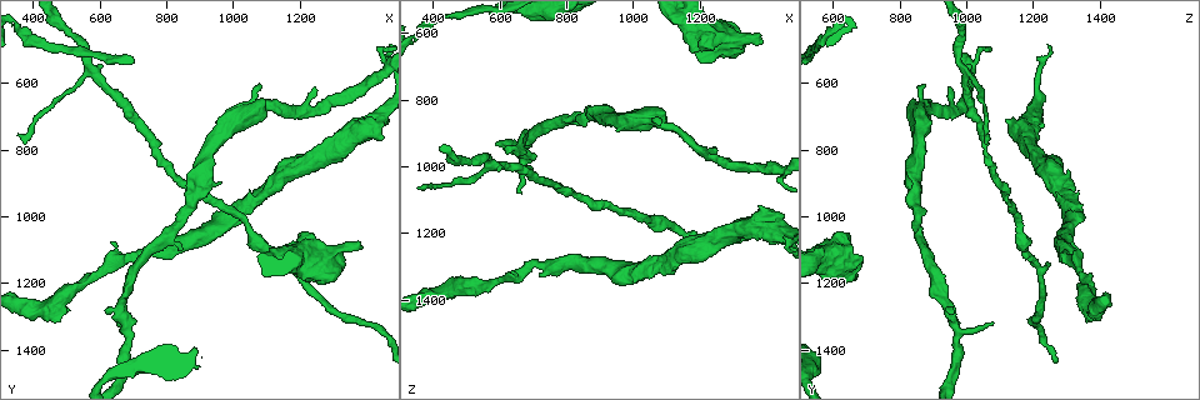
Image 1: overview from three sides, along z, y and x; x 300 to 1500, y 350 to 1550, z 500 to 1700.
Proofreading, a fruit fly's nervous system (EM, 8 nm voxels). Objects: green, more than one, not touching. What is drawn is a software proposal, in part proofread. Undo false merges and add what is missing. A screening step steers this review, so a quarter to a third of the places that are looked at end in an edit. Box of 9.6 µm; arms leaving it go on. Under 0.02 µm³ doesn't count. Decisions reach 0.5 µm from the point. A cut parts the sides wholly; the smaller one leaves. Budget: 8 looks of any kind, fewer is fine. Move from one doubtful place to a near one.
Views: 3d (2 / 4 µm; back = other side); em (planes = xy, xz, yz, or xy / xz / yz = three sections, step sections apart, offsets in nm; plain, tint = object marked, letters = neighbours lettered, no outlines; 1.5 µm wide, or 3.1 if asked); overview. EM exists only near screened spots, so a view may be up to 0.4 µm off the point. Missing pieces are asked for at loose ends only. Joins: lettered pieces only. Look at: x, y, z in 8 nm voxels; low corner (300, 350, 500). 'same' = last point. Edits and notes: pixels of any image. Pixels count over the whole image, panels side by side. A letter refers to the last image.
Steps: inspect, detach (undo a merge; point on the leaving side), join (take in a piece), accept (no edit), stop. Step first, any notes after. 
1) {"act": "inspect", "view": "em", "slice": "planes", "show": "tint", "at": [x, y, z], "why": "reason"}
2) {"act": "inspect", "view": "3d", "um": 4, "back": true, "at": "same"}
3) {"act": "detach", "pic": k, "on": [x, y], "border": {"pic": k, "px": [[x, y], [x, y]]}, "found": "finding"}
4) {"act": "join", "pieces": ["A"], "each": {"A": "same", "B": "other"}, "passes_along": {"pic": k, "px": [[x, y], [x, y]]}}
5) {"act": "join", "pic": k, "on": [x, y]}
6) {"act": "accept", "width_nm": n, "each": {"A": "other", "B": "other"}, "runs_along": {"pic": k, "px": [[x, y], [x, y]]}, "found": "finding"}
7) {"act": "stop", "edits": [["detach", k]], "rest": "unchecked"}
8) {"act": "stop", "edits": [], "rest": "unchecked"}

{"act": "inspect", "view": "3d", "um": 2, "at": [1380, 1090, 600], "why": "an open end"}

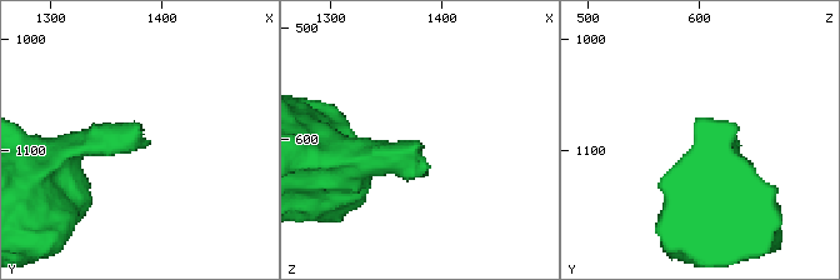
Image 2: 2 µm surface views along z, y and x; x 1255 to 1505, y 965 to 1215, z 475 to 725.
{"act": "inspect", "view": "em", "slice": "xy", "step": 4, "show": "letters", "at": [1382, 1080, 604]}

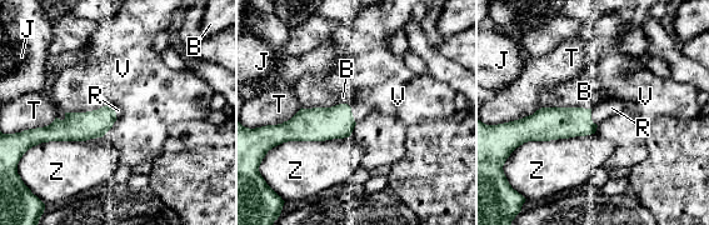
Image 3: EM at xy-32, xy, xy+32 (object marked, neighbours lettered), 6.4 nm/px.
{"act": "inspect", "view": "em", "slice": "planes", "show": "letters", "at": "same", "why": "cut it another way"}

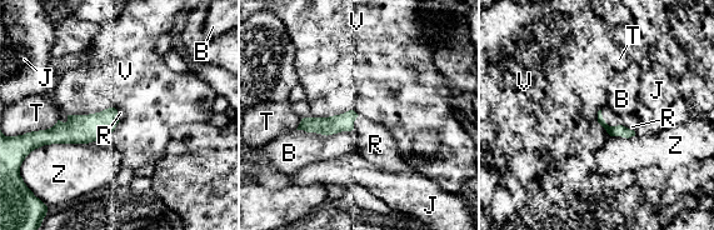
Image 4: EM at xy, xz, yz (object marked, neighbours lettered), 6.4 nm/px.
{"act": "join", "pieces": ["R"], "each": {"B": "other", "J": "other", "R": "same", "T": "other", "V": "other", "Z": "other"}, "found": "it goes on there"}

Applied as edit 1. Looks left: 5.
{"act": "inspect", "view": "overview", "why": "see it whole again"}

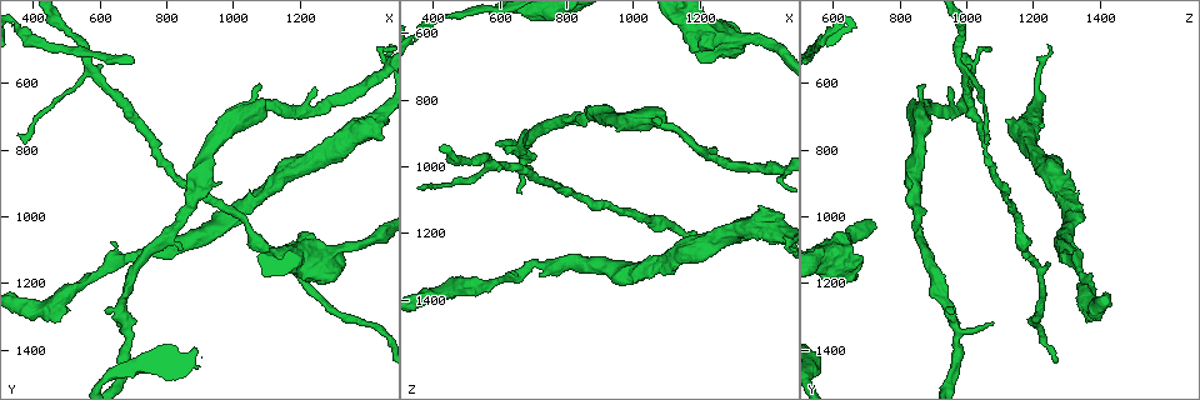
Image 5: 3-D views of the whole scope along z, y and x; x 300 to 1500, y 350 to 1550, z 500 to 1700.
{"act": "inspect", "view": "3d", "um": 2, "at": [1250, 610, 950], "why": "free end"}

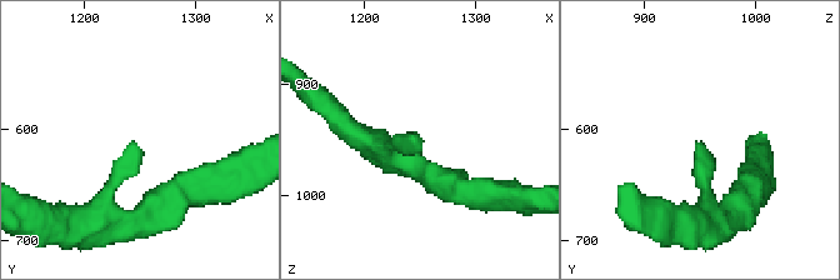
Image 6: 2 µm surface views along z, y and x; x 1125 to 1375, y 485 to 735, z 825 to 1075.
{"act": "inspect", "view": "em", "slice": "xz", "step": 4, "show": "tint", "at": [1246, 610, 946]}

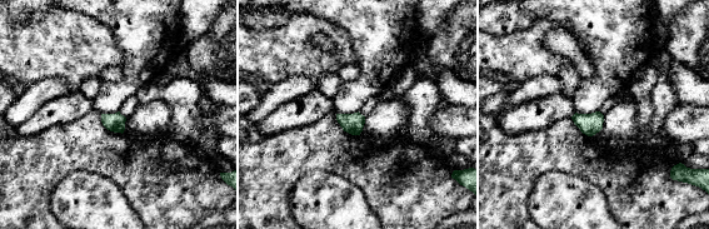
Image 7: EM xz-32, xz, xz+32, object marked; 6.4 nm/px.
{"act": "inspect", "view": "em", "slice": "planes", "show": "letters", "at": "same"}

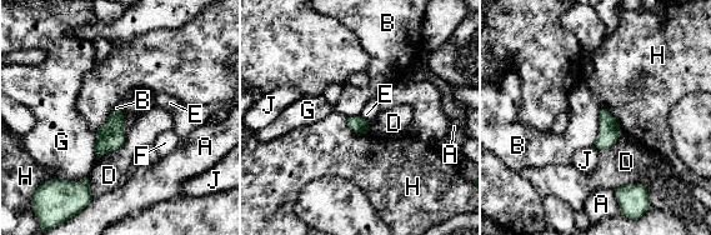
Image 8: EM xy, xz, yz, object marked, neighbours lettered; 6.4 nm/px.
{"act": "accept", "width_nm": 100, "each": {"A": "other", "B": "other", "D": "other", "E": "other", "F": "other", "G": "other", "H": "other", "J": "other"}, "found": "none of them fits"}

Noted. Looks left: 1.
{"act": "stop", "edits": [["join", 4]], "rest": "unchecked"}

